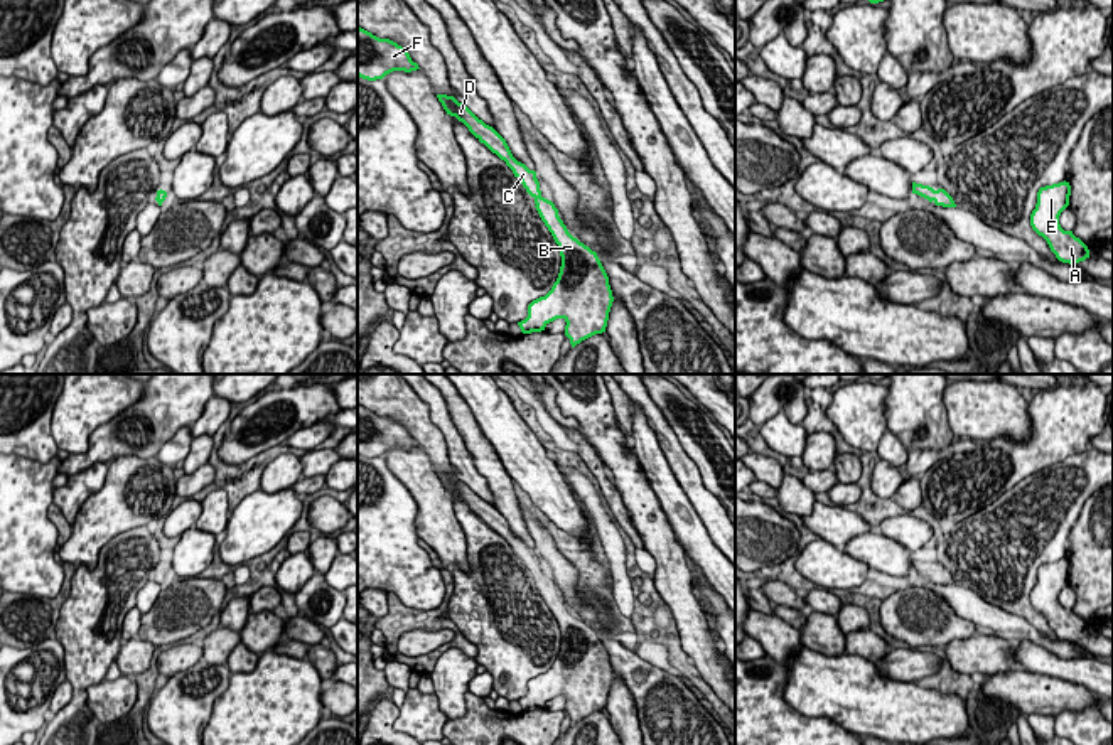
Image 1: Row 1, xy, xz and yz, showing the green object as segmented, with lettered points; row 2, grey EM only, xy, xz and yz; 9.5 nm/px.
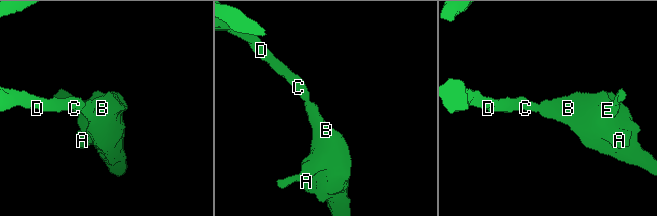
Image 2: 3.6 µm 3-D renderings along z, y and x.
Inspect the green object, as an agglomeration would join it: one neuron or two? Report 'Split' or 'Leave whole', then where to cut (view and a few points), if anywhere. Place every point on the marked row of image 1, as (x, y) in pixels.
Leave whole. No split

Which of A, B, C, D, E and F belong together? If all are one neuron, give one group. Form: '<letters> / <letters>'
A B C D E F

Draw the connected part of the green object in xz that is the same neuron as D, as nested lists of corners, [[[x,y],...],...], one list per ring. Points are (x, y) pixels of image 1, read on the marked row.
[[[437,94],[437,98],[447,115],[455,116],[459,121],[462,121],[481,143],[484,143],[492,153],[496,153],[501,160],[506,162],[506,165],[513,170],[514,177],[521,180],[526,192],[535,199],[535,207],[541,221],[545,222],[555,243],[558,244],[562,256],[558,278],[545,297],[536,298],[528,305],[528,317],[518,322],[521,332],[541,332],[550,322],[563,319],[567,322],[565,335],[570,339],[572,347],[595,334],[605,332],[614,297],[609,285],[609,276],[597,253],[568,233],[567,226],[558,216],[558,209],[555,207],[555,204],[541,196],[536,172],[530,170],[524,163],[518,162],[513,157],[506,140],[492,126],[479,120],[467,106],[459,103],[454,96]]]

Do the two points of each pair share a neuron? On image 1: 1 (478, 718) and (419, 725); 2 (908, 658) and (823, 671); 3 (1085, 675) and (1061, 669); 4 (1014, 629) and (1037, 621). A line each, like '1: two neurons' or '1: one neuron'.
1: two neurons
2: two neurons
3: one neuron
4: two neurons

